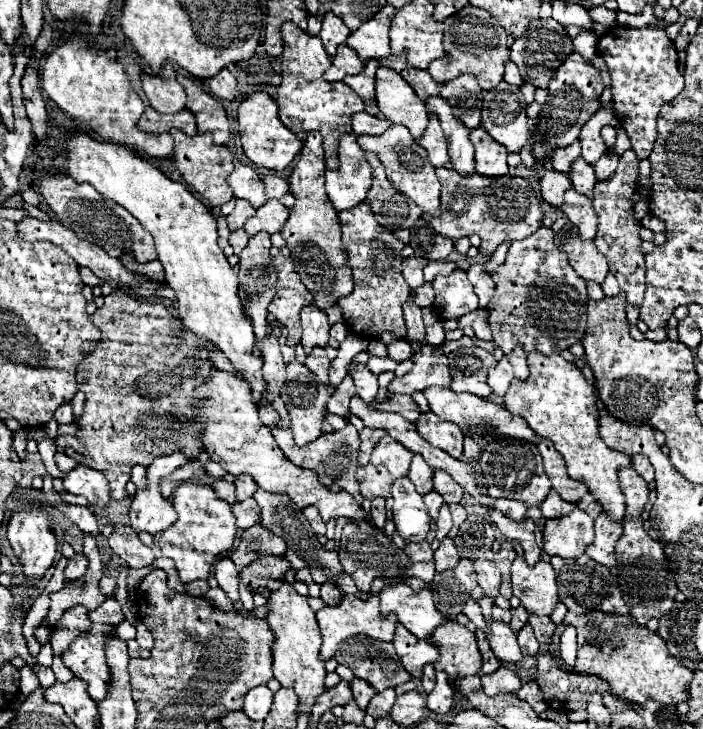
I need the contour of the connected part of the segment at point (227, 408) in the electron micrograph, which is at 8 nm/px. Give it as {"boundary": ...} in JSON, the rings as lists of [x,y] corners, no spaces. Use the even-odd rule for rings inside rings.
{"boundary":[[[212,371],[210,381],[196,389],[194,413],[204,417],[206,431],[204,431],[204,449],[210,453],[214,461],[222,465],[224,471],[232,475],[250,475],[258,487],[272,493],[286,493],[298,507],[316,505],[320,509],[320,517],[324,523],[336,517],[348,517],[352,521],[366,519],[368,515],[356,503],[356,499],[346,493],[332,493],[318,483],[316,471],[308,471],[304,467],[296,467],[290,459],[284,457],[276,441],[272,439],[270,427],[266,427],[258,417],[258,405],[252,401],[250,385],[230,373]],[[202,399],[206,403],[202,403]]]}

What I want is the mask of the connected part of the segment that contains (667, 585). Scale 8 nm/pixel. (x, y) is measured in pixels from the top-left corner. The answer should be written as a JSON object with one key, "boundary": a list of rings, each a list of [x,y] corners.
{"boundary":[[[620,467],[618,479],[622,493],[626,497],[626,517],[624,517],[624,533],[620,535],[616,543],[616,557],[618,557],[618,583],[622,587],[622,599],[630,607],[630,615],[640,623],[646,625],[652,617],[660,619],[666,615],[672,605],[674,597],[678,593],[674,571],[670,569],[670,561],[664,553],[664,547],[660,541],[652,539],[644,527],[642,527],[642,511],[648,501],[648,485],[646,481],[636,473],[634,467]]]}

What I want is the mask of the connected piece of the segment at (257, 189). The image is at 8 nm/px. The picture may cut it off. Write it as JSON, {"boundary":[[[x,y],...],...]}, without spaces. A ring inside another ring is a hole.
{"boundary":[[[238,165],[232,175],[228,177],[230,187],[234,189],[234,195],[240,199],[246,199],[252,203],[252,207],[262,207],[266,203],[264,197],[264,183],[250,165]]]}

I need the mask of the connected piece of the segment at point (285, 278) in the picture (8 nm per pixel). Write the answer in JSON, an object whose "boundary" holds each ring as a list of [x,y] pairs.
{"boundary":[[[284,261],[276,265],[278,271],[278,285],[276,285],[276,297],[268,305],[268,311],[278,319],[278,323],[286,329],[288,341],[292,345],[300,343],[302,329],[300,329],[300,309],[310,305],[312,293],[304,287],[298,273],[294,271],[292,261]]]}

